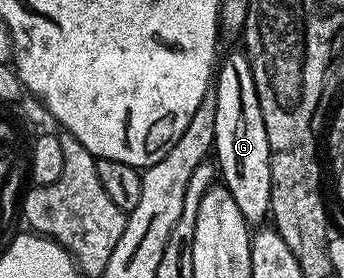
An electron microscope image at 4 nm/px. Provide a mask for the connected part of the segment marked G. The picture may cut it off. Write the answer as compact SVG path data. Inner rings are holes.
M238 50L224 56L221 57L212 80L212 95L216 102L212 152L215 157L218 155L216 168L220 173L221 183L228 190L228 194L232 194L236 206L240 206L240 214L244 214L247 224L258 226L267 219L272 194L268 130L264 130L264 118L260 114L260 98L256 94L252 66L245 51Z

